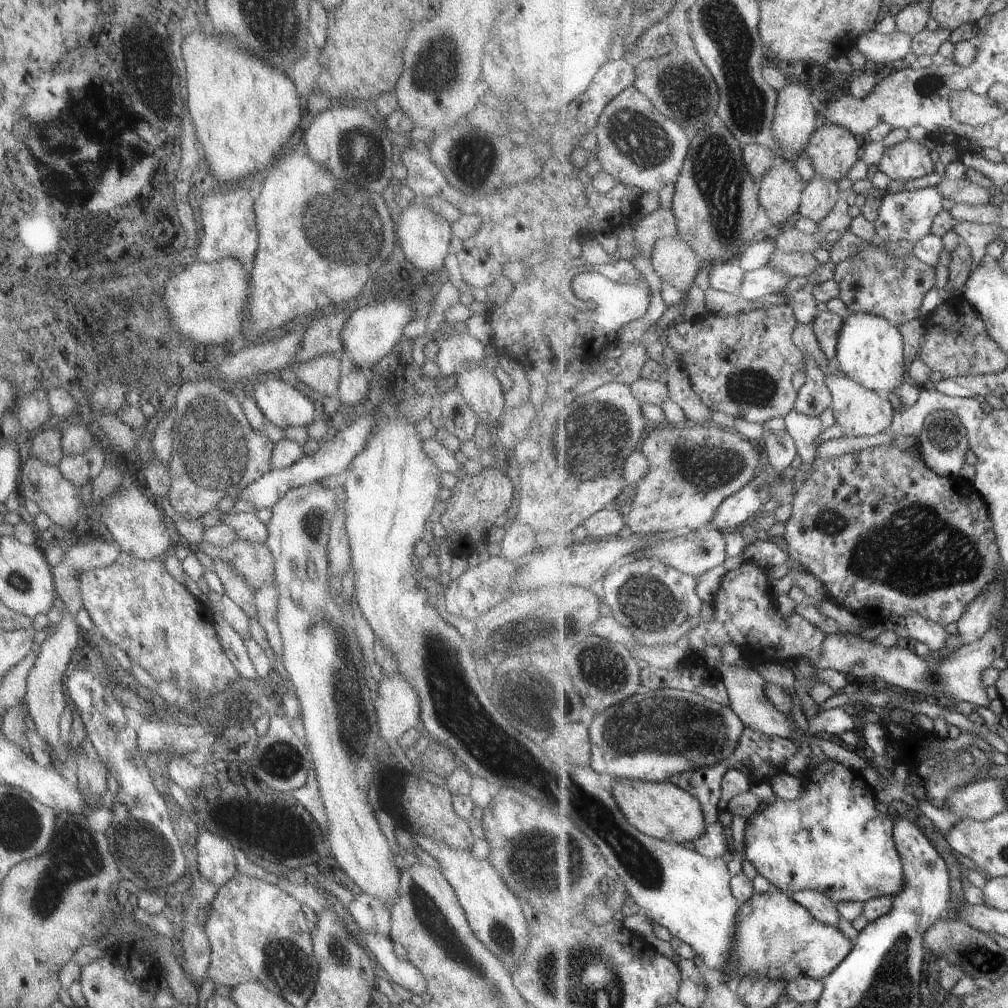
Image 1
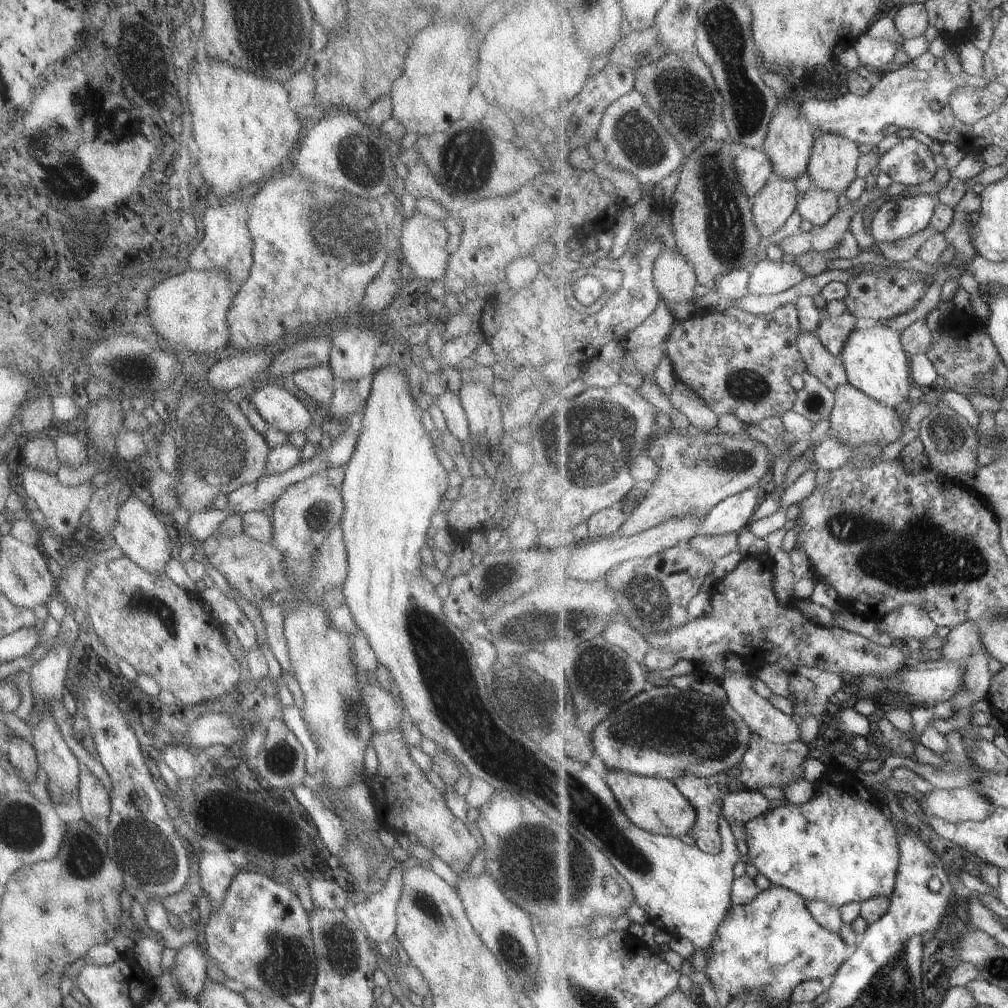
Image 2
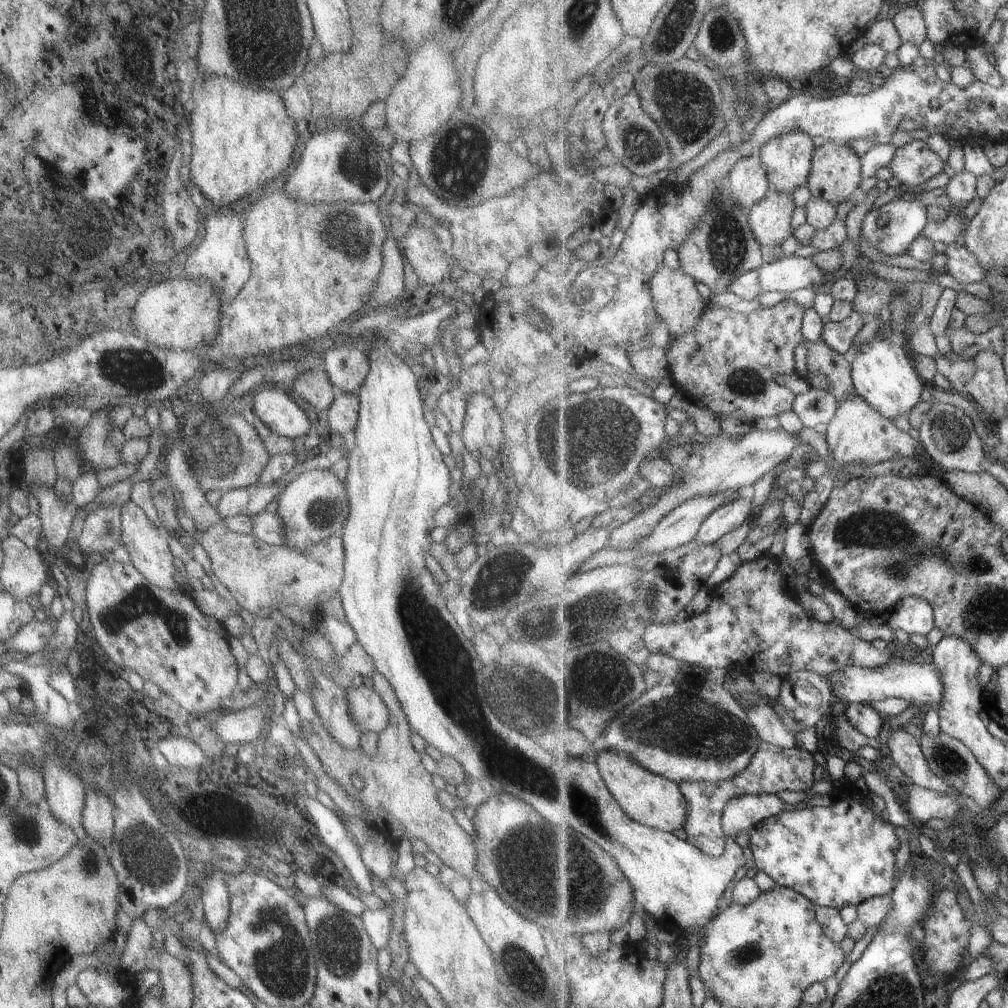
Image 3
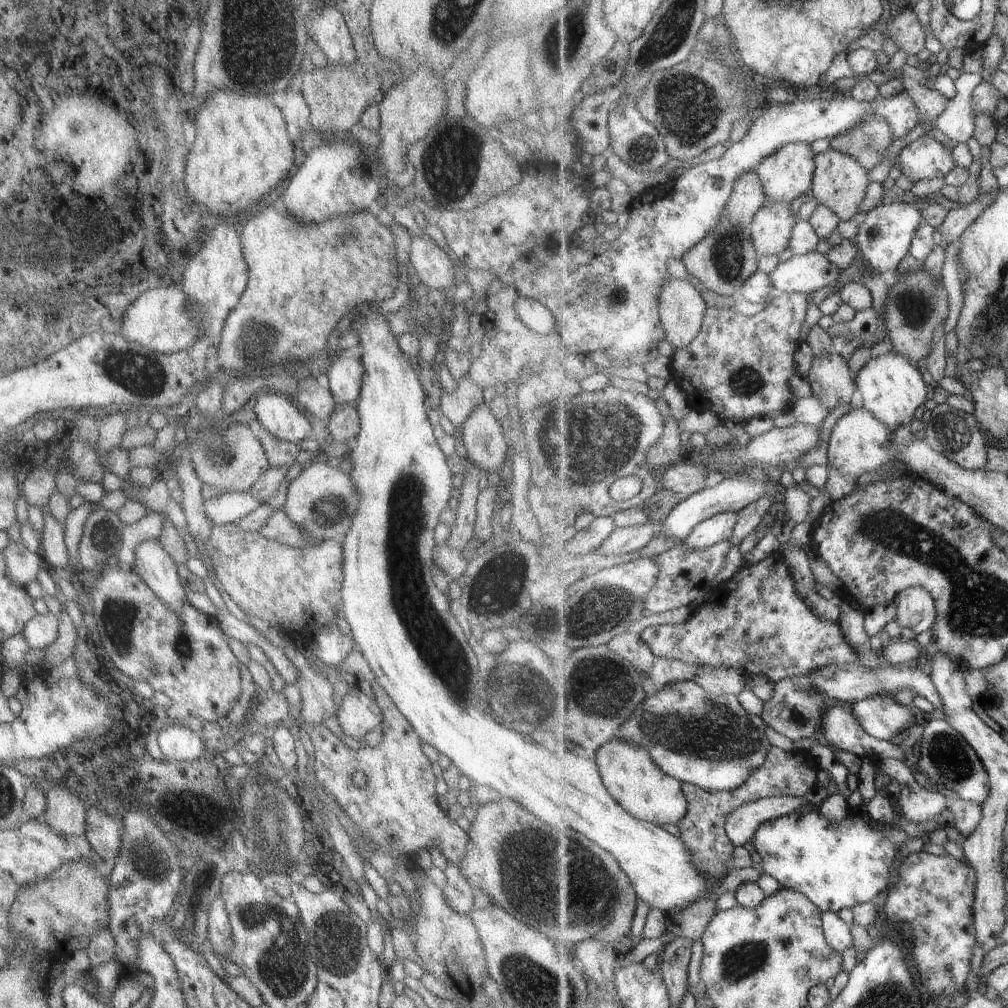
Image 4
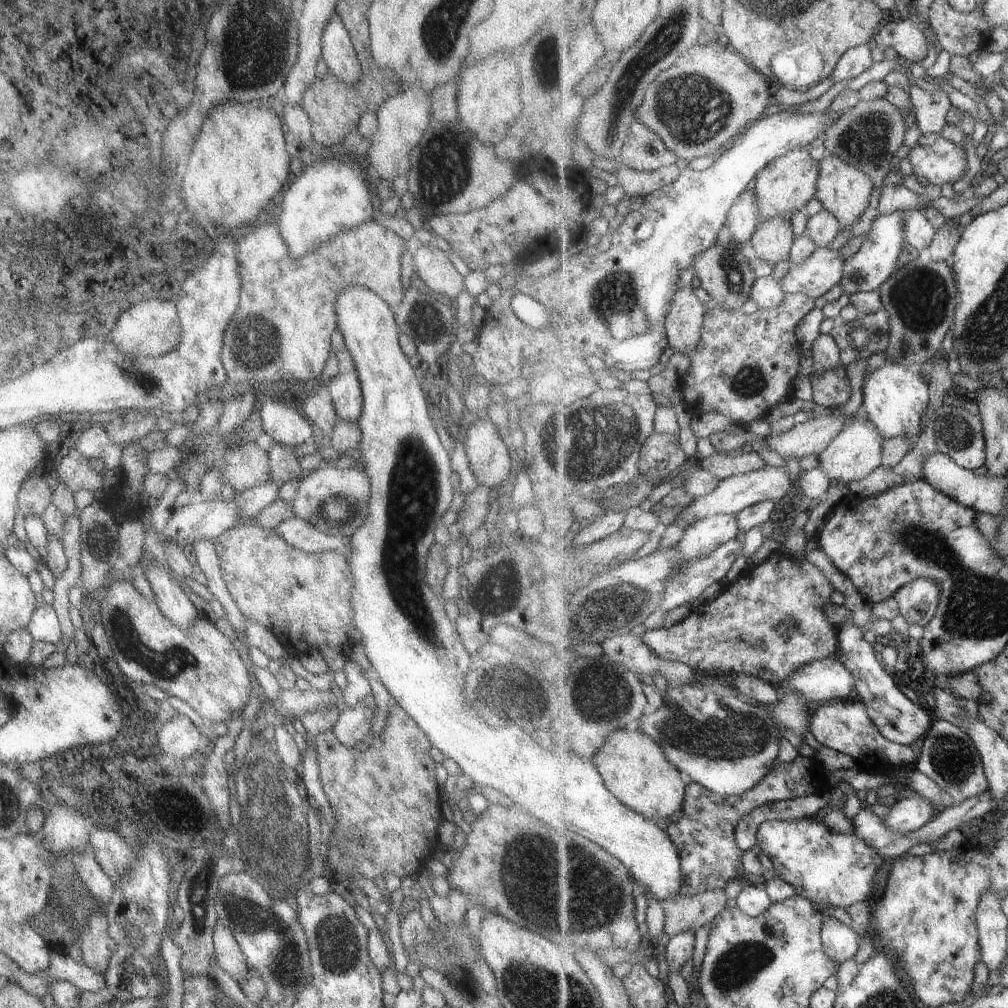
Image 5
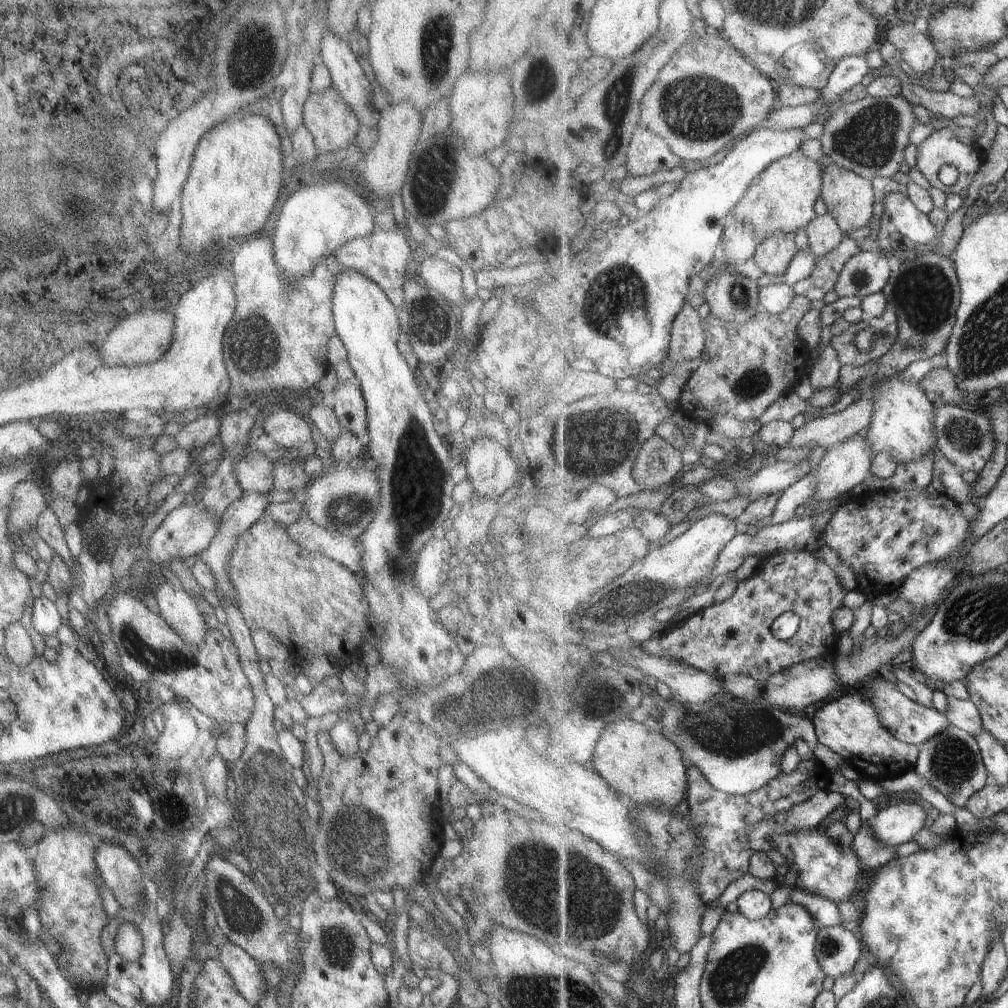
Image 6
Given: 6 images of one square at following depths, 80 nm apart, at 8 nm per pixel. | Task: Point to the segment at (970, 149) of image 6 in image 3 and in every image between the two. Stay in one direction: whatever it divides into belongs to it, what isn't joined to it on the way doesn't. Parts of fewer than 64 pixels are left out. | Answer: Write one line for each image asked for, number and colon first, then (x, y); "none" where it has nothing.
3: (915, 163)
4: (925, 157)
5: (940, 161)

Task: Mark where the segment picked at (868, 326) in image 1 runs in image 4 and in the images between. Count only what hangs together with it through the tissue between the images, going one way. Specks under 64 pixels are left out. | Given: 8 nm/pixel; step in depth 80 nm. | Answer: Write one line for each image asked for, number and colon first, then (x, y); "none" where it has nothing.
2: (876, 362)
3: (884, 373)
4: (892, 388)

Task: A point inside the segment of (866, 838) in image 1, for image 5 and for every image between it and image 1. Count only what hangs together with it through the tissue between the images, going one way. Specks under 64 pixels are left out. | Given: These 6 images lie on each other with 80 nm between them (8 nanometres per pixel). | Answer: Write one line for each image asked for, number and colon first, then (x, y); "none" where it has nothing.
2: (841, 848)
3: (843, 855)
4: (837, 865)
5: (833, 870)

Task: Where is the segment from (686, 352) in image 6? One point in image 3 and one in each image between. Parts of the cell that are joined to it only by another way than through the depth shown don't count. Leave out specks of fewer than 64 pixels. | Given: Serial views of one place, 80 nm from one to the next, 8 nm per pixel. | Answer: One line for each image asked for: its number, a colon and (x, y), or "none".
3: (678, 302)
4: (682, 306)
5: (683, 326)

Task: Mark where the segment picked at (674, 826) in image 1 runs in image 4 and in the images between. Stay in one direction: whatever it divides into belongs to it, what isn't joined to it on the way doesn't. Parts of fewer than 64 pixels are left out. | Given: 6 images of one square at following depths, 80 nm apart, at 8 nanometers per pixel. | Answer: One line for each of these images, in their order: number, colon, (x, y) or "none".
2: (657, 805)
3: (652, 799)
4: (640, 785)

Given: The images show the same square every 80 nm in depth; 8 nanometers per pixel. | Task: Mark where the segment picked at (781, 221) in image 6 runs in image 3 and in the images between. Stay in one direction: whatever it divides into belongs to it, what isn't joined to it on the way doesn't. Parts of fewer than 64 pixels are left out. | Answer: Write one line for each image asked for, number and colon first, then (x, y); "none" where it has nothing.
3: (788, 160)
4: (788, 173)
5: (788, 184)

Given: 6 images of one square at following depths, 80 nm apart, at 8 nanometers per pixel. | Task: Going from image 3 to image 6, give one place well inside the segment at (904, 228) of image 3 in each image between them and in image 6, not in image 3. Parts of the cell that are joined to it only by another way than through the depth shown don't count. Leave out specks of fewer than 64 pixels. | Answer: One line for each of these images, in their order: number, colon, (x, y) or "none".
4: (884, 239)
5: (871, 267)
6: (867, 273)

